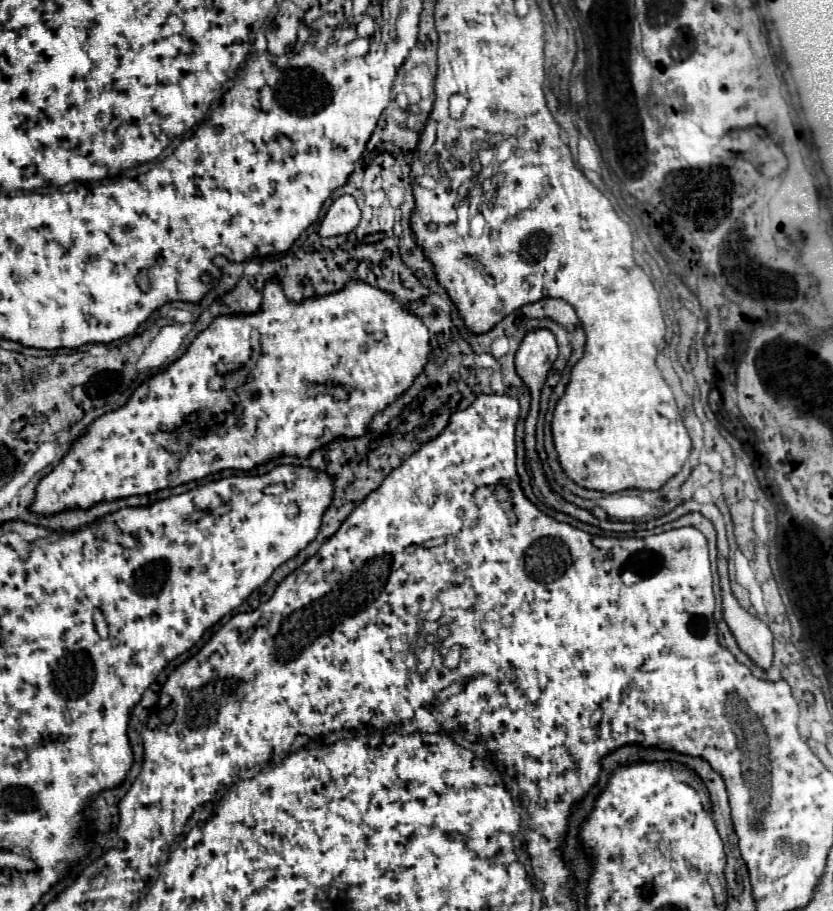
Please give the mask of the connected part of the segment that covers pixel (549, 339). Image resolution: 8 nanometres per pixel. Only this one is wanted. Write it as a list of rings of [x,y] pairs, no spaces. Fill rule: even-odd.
[[[550,329],[530,331],[516,353],[516,371],[522,377],[522,381],[530,387],[532,395],[530,415],[526,419],[526,435],[536,433],[536,421],[540,413],[540,391],[546,383],[548,371],[552,369],[556,357],[558,357],[558,343]]]

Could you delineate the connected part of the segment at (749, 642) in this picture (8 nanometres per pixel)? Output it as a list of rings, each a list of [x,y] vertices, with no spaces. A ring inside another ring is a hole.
[[[726,555],[718,557],[718,573],[722,585],[722,607],[724,607],[724,621],[728,623],[732,635],[736,637],[738,647],[760,667],[770,669],[774,659],[774,645],[772,633],[768,625],[748,611],[744,611],[738,601],[734,599],[728,583],[728,561]]]

